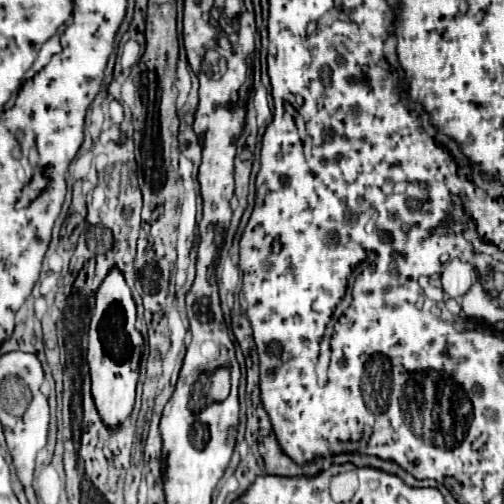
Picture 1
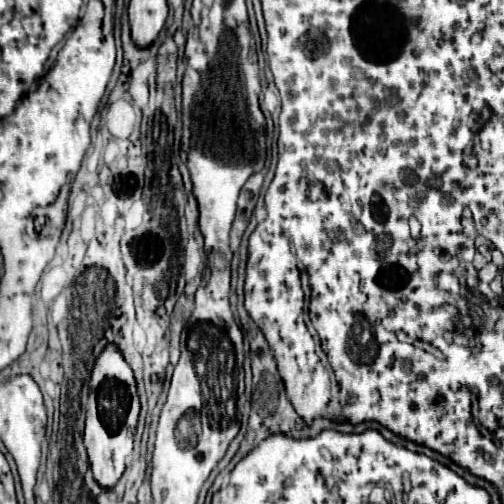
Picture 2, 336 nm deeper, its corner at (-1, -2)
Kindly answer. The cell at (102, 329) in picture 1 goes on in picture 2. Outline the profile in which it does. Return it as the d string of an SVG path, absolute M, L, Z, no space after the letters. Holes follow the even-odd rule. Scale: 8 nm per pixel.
M106 344L100 356L96 358L96 364L90 376L86 432L84 432L84 444L90 458L90 468L100 486L112 488L116 480L122 476L126 456L132 452L138 414L140 414L140 400L136 392L134 372L124 360L124 354L120 352L120 348L116 348L116 344Z

